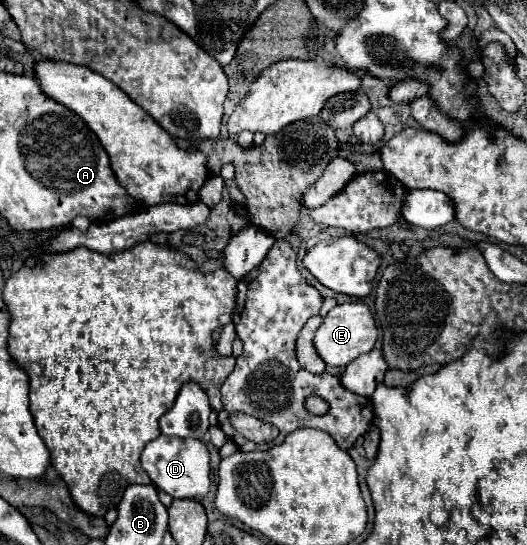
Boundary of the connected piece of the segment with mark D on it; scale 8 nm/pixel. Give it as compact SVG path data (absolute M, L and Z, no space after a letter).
M159 435L157 439L149 441L141 453L141 465L147 471L147 475L151 477L151 481L155 483L157 489L169 493L173 499L199 499L203 495L207 495L209 491L209 451L207 447L199 441L199 439L177 439L177 437L167 437L167 435Z

